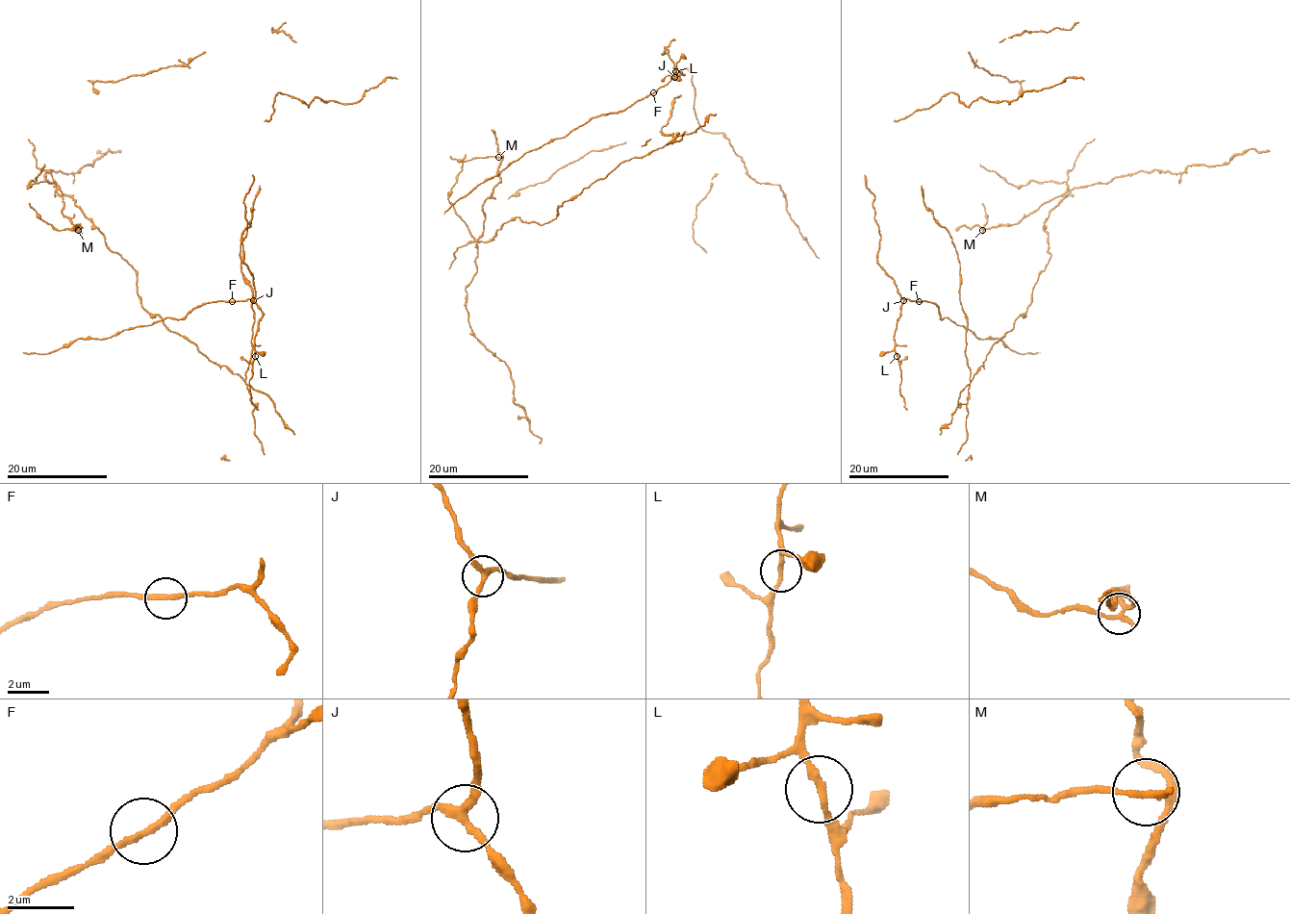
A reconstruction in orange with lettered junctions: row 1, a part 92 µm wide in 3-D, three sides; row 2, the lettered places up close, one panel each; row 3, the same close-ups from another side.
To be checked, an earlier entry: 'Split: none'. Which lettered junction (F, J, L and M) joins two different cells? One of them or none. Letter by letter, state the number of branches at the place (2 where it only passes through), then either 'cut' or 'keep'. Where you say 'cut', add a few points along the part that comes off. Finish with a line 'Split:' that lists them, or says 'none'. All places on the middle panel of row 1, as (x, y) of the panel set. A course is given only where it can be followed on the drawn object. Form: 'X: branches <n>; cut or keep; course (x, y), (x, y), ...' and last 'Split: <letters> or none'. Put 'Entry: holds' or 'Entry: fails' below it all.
F: branches 2; keep
J: branches 3; keep
L: branches 2; keep
M: branches 3; cut; course (499, 157), (479, 241), (517, 217), (553, 220), (557, 207), (621, 162), (674, 141), (660, 129), (680, 95)
Split: M
Entry: fails

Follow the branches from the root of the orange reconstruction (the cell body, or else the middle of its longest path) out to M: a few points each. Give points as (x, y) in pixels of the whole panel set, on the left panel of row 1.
M: (252, 332), (243, 380), (142, 307), (136, 271), (58, 190), (62, 212), (78, 230)

